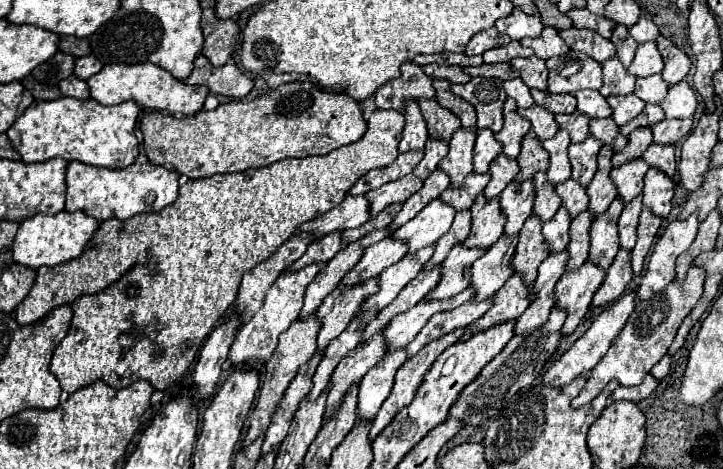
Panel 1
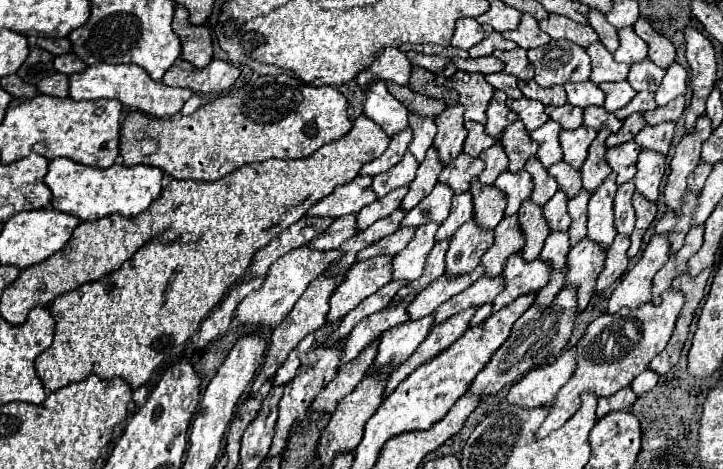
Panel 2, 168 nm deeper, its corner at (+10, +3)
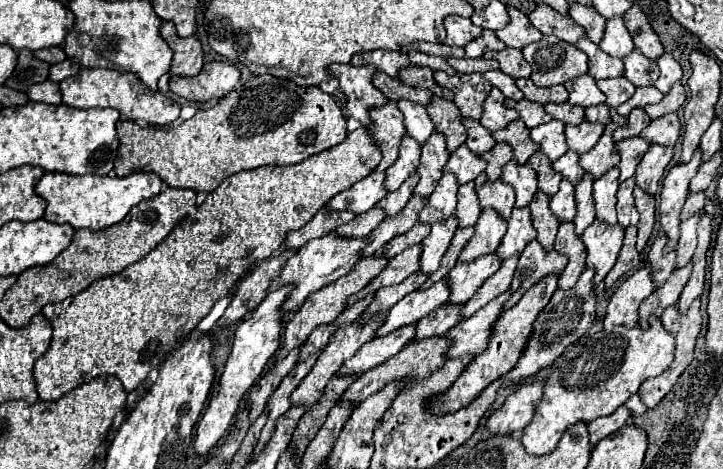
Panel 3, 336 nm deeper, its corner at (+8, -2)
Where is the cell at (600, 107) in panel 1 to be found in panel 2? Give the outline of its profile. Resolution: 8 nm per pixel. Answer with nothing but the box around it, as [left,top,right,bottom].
[565,80,603,108]

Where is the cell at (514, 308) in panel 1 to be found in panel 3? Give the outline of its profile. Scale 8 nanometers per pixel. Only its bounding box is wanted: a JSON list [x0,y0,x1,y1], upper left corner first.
[505,241,567,309]

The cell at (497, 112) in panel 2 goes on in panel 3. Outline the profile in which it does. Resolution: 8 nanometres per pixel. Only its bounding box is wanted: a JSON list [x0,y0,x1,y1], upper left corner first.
[481,87,511,133]

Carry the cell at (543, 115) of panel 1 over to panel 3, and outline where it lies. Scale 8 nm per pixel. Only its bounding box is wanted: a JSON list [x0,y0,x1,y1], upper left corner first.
[505,99,547,129]

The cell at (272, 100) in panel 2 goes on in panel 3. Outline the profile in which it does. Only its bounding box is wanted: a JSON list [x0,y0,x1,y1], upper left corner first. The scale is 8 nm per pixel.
[115,75,347,193]

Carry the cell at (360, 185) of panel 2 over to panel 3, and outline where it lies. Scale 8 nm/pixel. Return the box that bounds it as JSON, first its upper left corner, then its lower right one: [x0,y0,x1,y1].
[327,171,385,215]

